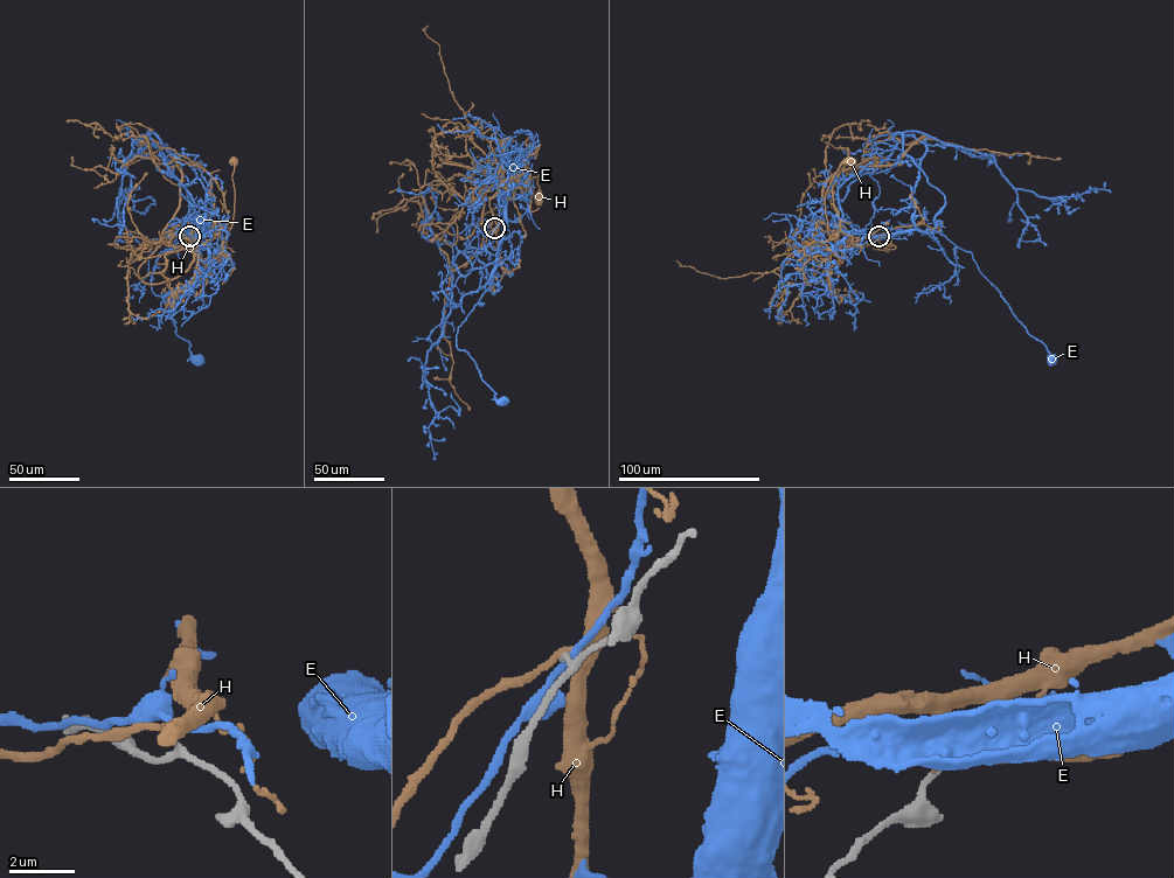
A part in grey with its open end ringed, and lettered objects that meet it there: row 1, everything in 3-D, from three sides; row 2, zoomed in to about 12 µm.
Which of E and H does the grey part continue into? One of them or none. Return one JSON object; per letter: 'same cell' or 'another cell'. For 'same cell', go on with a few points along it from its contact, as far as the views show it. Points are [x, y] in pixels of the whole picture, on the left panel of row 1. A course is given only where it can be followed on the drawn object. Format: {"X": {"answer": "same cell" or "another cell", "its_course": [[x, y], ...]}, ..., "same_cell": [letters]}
{"E": {"answer": "another cell"}, "H": {"answer": "another cell"}, "same_cell": []}

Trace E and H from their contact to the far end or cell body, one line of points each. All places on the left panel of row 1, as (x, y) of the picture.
E: (190, 236), (183, 235), (189, 230), (180, 234), (159, 253), (151, 291), (196, 360)
H: (190, 236), (185, 237), (194, 242), (207, 235), (223, 238), (228, 231), (234, 214), (234, 161)

